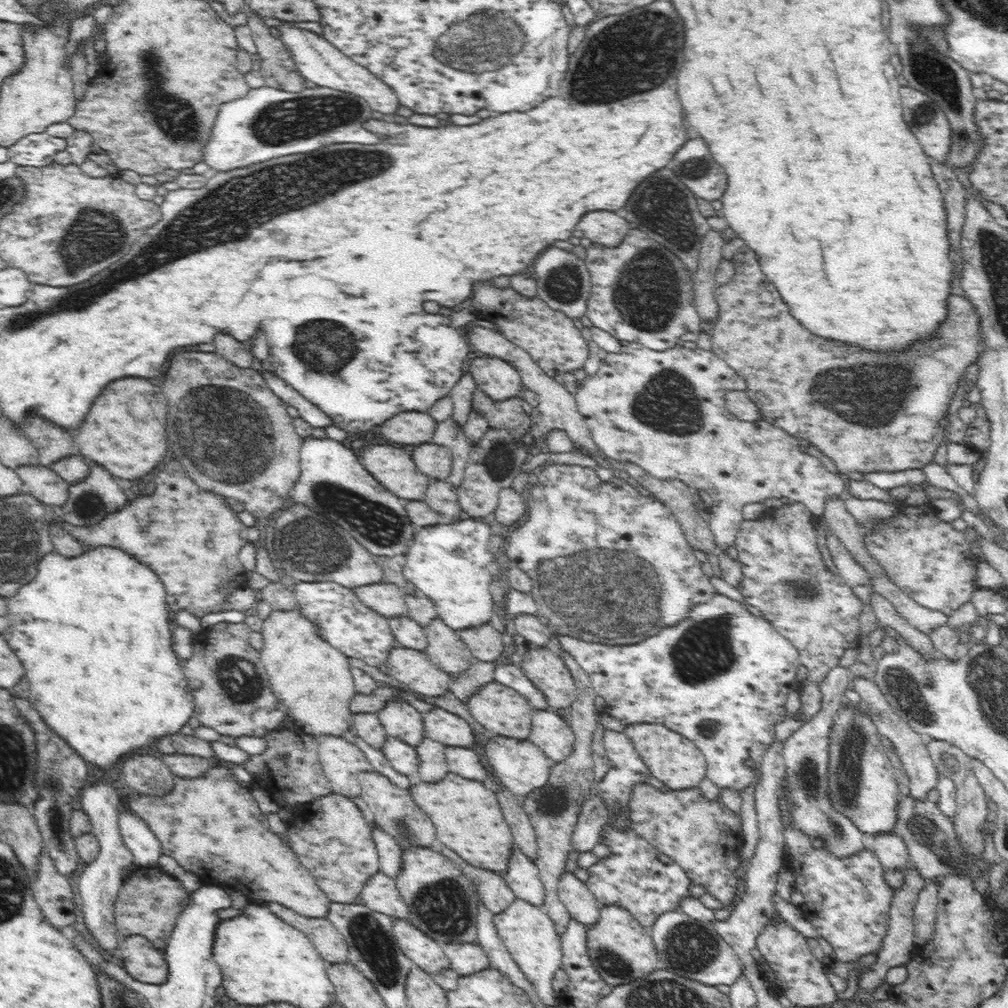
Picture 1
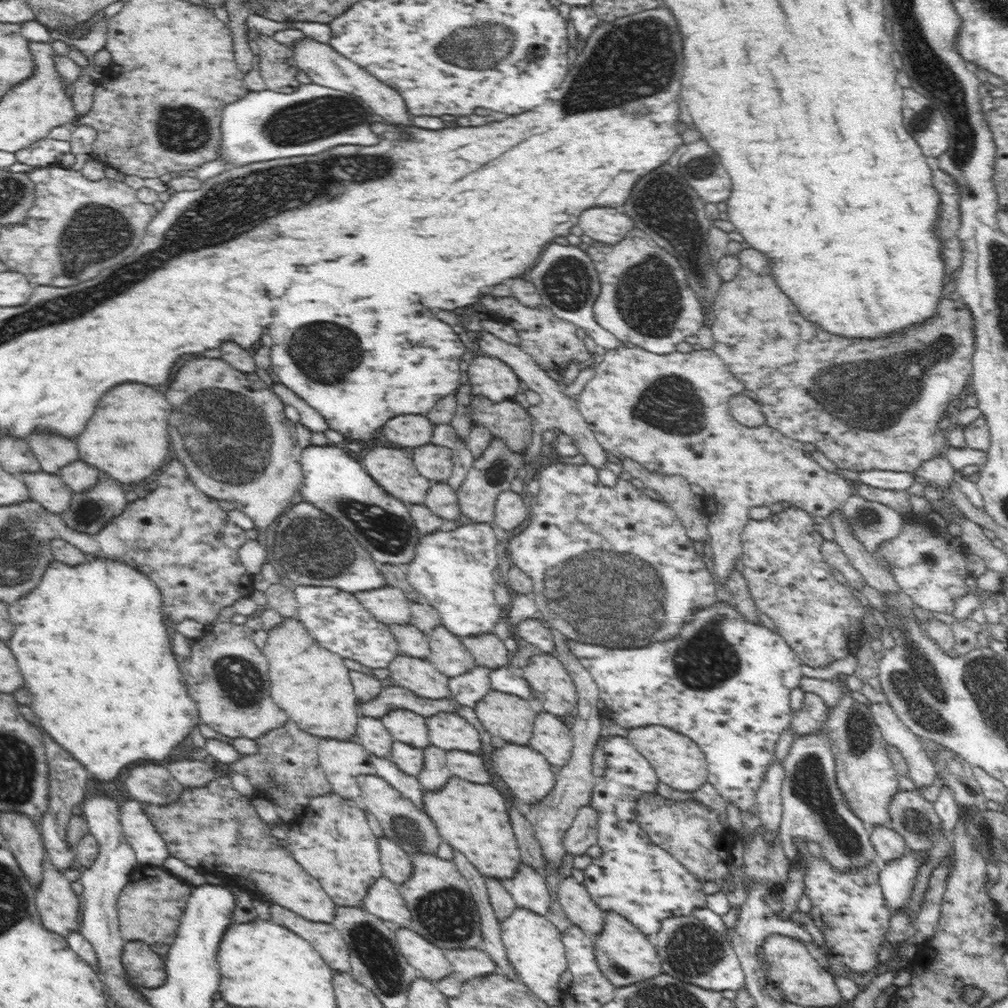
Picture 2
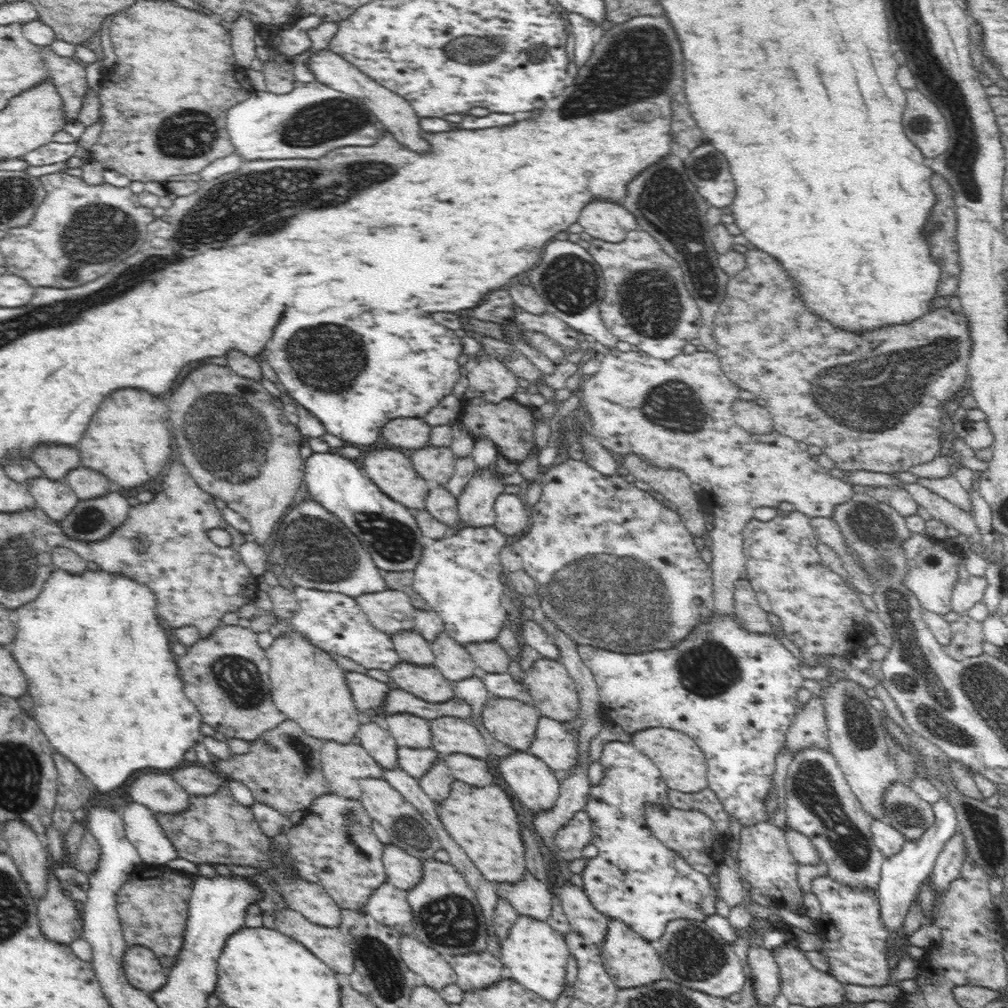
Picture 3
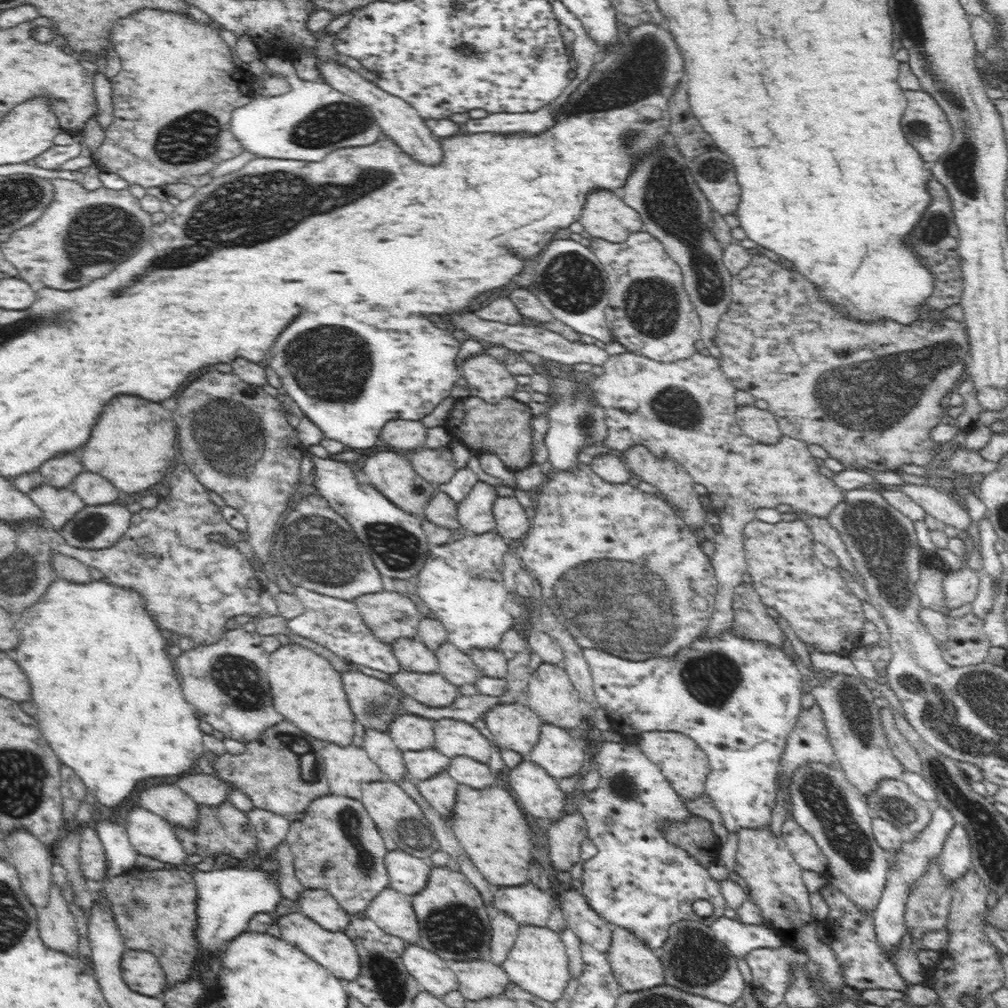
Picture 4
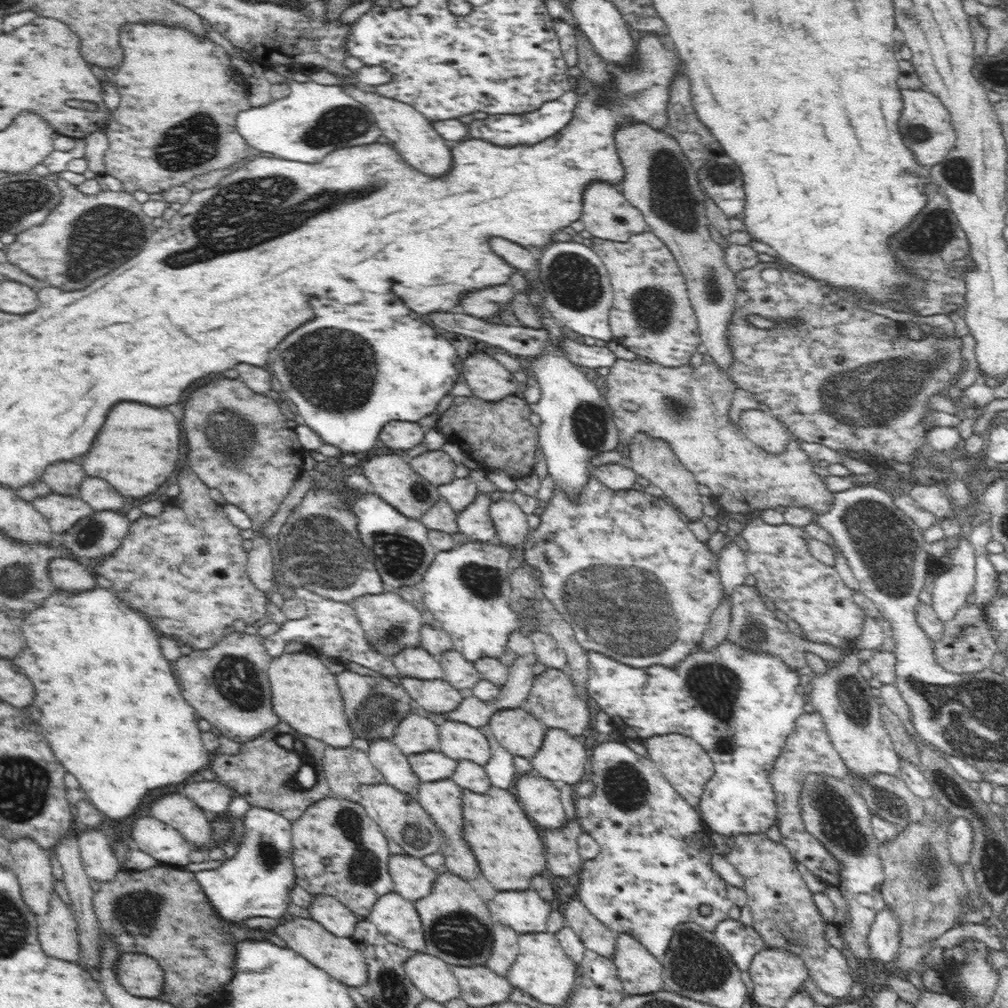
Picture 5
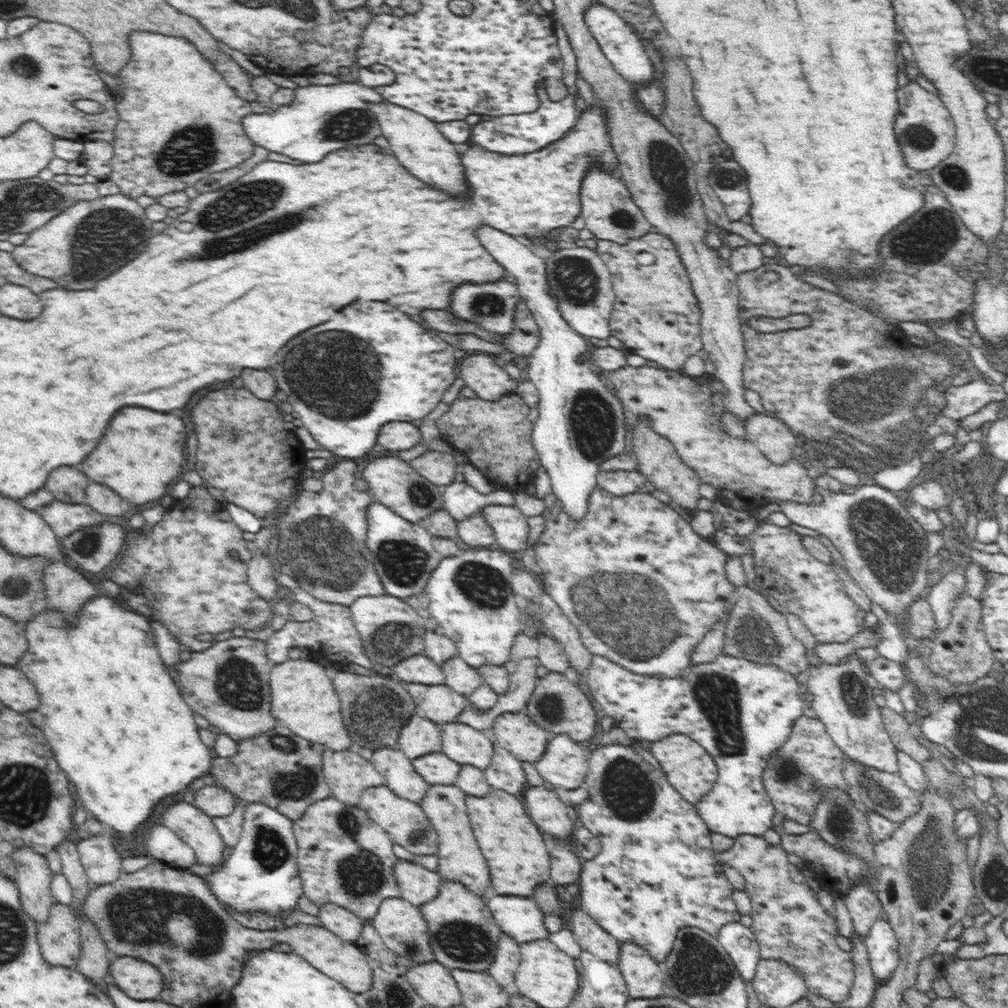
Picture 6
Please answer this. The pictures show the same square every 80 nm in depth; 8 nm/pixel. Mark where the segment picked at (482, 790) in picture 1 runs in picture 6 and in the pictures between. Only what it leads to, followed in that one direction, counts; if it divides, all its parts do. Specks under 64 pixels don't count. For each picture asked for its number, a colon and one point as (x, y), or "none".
2: (472, 818)
3: (482, 820)
4: (488, 823)
5: (506, 843)
6: (508, 838)

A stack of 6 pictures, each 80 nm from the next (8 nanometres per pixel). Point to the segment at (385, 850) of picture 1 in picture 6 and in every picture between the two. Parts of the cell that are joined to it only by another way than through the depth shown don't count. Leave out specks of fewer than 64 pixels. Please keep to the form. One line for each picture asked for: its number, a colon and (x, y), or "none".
2: (396, 864)
3: (403, 870)
4: (407, 874)
5: (412, 879)
6: (417, 885)

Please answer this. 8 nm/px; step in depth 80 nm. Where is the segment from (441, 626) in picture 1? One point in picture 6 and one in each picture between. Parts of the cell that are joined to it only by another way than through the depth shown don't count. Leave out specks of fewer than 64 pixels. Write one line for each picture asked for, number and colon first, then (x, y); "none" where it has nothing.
2: (450, 656)
3: (453, 660)
4: (457, 667)
5: (460, 673)
6: (460, 677)

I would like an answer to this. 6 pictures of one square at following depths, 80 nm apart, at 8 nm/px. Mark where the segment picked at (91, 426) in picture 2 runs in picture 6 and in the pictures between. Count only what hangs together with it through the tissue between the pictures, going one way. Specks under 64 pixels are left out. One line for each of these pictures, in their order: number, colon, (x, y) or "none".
3: (129, 441)
4: (132, 445)
5: (138, 449)
6: (142, 451)

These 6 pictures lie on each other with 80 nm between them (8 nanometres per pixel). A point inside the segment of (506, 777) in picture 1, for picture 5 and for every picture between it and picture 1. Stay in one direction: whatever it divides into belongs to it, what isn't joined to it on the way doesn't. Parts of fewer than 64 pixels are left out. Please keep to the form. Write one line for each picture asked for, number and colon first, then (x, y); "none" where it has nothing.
2: (527, 773)
3: (536, 786)
4: (539, 794)
5: (540, 799)

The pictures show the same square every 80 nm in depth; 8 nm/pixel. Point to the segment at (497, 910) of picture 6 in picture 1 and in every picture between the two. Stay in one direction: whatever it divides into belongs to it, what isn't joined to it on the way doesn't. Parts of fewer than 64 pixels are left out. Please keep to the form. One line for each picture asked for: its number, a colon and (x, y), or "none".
1: (523, 877)
2: (528, 889)
3: (529, 897)
4: (527, 904)
5: (524, 912)

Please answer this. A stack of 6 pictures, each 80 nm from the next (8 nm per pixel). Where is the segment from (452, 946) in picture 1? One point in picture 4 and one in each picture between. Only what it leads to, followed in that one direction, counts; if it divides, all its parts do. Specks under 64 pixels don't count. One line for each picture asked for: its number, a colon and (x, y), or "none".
2: (468, 963)
3: (474, 970)
4: (478, 979)

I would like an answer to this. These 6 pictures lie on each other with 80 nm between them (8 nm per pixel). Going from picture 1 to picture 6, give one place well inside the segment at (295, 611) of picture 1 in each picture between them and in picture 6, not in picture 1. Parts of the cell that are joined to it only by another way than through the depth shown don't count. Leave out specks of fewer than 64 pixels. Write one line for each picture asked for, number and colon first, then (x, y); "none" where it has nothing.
2: (311, 684)
3: (306, 684)
4: (306, 690)
5: (305, 694)
6: (302, 697)

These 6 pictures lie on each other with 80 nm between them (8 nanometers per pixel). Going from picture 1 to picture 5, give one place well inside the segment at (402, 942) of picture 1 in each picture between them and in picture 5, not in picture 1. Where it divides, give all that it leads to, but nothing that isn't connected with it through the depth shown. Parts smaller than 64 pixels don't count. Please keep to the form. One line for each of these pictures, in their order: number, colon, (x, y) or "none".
2: (430, 962)
3: (435, 972)
4: (432, 973)
5: (431, 975)

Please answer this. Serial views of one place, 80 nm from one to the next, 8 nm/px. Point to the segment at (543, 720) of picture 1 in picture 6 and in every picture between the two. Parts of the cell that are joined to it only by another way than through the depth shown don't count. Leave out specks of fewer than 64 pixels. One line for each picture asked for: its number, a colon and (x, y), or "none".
2: (551, 737)
3: (556, 746)
4: (561, 755)
5: (562, 758)
6: (564, 765)

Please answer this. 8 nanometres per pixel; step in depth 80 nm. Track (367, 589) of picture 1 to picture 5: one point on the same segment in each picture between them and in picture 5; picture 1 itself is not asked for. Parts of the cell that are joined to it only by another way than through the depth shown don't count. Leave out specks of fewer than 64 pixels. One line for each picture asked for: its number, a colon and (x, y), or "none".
2: (389, 605)
3: (390, 611)
4: (390, 615)
5: (391, 623)

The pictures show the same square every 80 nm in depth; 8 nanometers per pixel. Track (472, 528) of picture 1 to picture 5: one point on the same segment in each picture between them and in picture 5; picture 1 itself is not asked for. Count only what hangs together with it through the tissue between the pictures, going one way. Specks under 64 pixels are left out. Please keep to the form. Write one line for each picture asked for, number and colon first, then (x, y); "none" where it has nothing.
2: (455, 570)
3: (459, 577)
4: (461, 582)
5: (467, 589)

